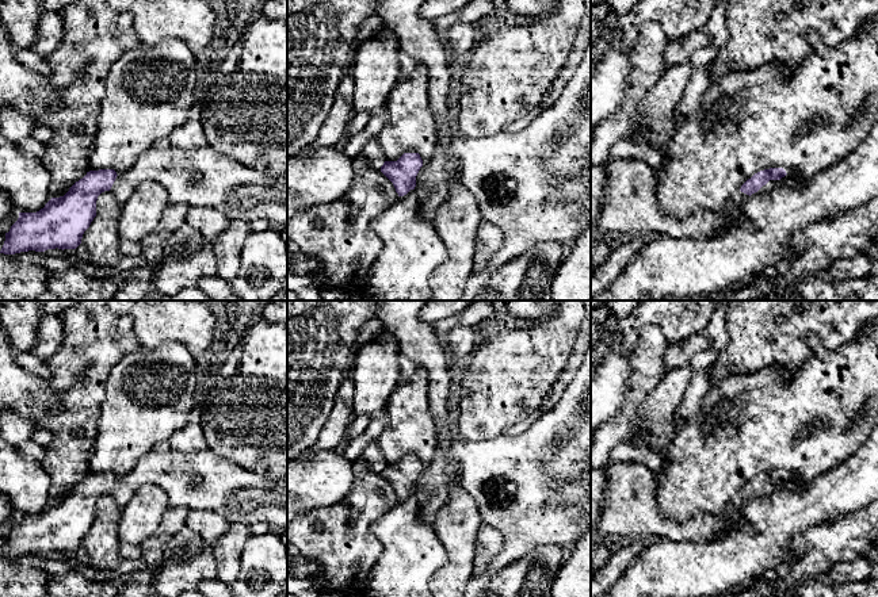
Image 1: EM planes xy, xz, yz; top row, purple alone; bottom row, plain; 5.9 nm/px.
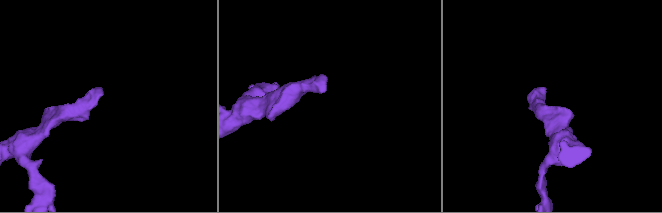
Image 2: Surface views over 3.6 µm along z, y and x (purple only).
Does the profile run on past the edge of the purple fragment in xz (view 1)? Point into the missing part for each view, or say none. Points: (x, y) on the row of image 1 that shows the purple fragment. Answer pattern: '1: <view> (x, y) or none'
1: xz (534, 184)

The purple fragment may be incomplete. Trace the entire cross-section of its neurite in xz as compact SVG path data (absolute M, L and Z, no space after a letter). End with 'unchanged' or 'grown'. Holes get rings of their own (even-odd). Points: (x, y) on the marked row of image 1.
M591 39L583 51L581 62L565 84L558 100L550 108L541 111L523 130L500 131L478 138L454 138L447 146L438 145L425 162L419 153L404 153L397 161L383 162L381 172L393 183L398 196L406 195L411 190L416 191L420 214L428 222L434 222L450 190L448 153L458 167L457 181L477 199L482 219L496 225L504 233L503 244L490 257L488 267L469 276L461 301L473 301L499 268L537 242L558 242L568 252L591 226Z; grown

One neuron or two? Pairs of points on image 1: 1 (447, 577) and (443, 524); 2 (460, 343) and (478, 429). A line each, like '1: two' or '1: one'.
1: one
2: two

